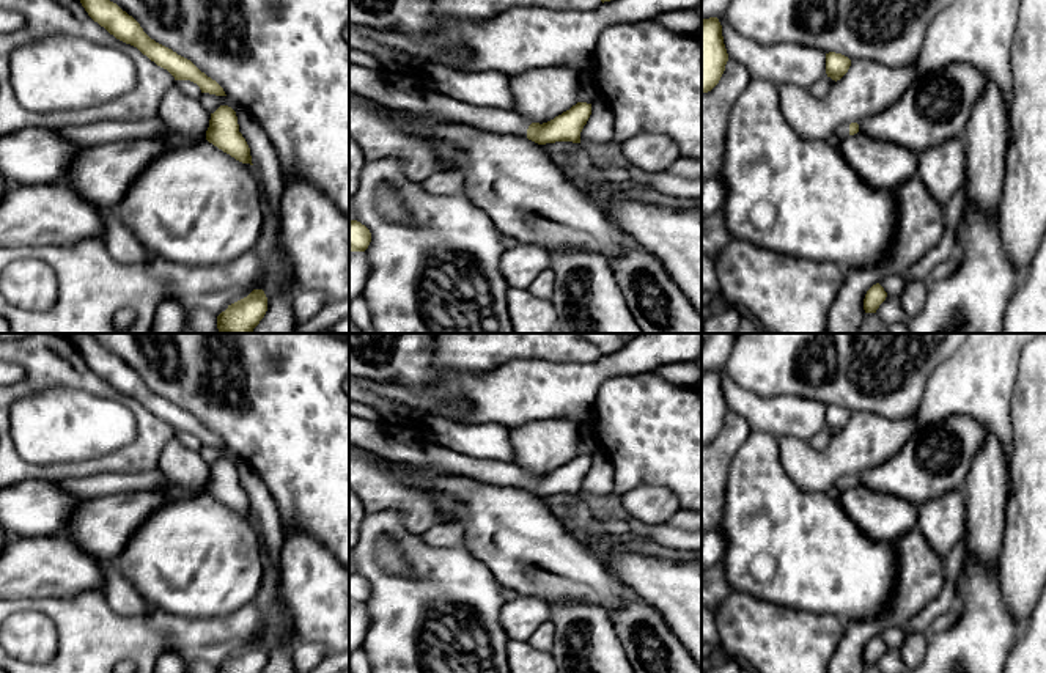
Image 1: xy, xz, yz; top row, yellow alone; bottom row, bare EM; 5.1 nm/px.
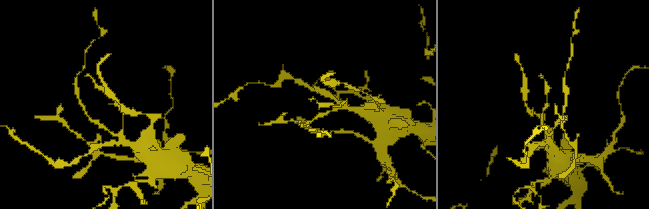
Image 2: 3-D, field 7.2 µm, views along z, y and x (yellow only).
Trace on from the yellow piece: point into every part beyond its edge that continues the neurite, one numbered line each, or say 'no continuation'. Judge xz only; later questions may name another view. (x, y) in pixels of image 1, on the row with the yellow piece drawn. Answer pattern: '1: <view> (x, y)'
1: xz (408, 93)

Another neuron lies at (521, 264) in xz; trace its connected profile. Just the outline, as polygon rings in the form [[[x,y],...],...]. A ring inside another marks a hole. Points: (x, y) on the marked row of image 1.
[[[525,244],[505,248],[499,261],[499,269],[508,286],[521,289],[527,289],[549,266],[551,259],[546,250]]]

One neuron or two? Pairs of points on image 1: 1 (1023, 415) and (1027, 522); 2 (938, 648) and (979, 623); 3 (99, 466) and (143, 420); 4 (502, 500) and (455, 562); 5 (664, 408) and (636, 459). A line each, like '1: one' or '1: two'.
1: one
2: one
3: one
4: two
5: one

